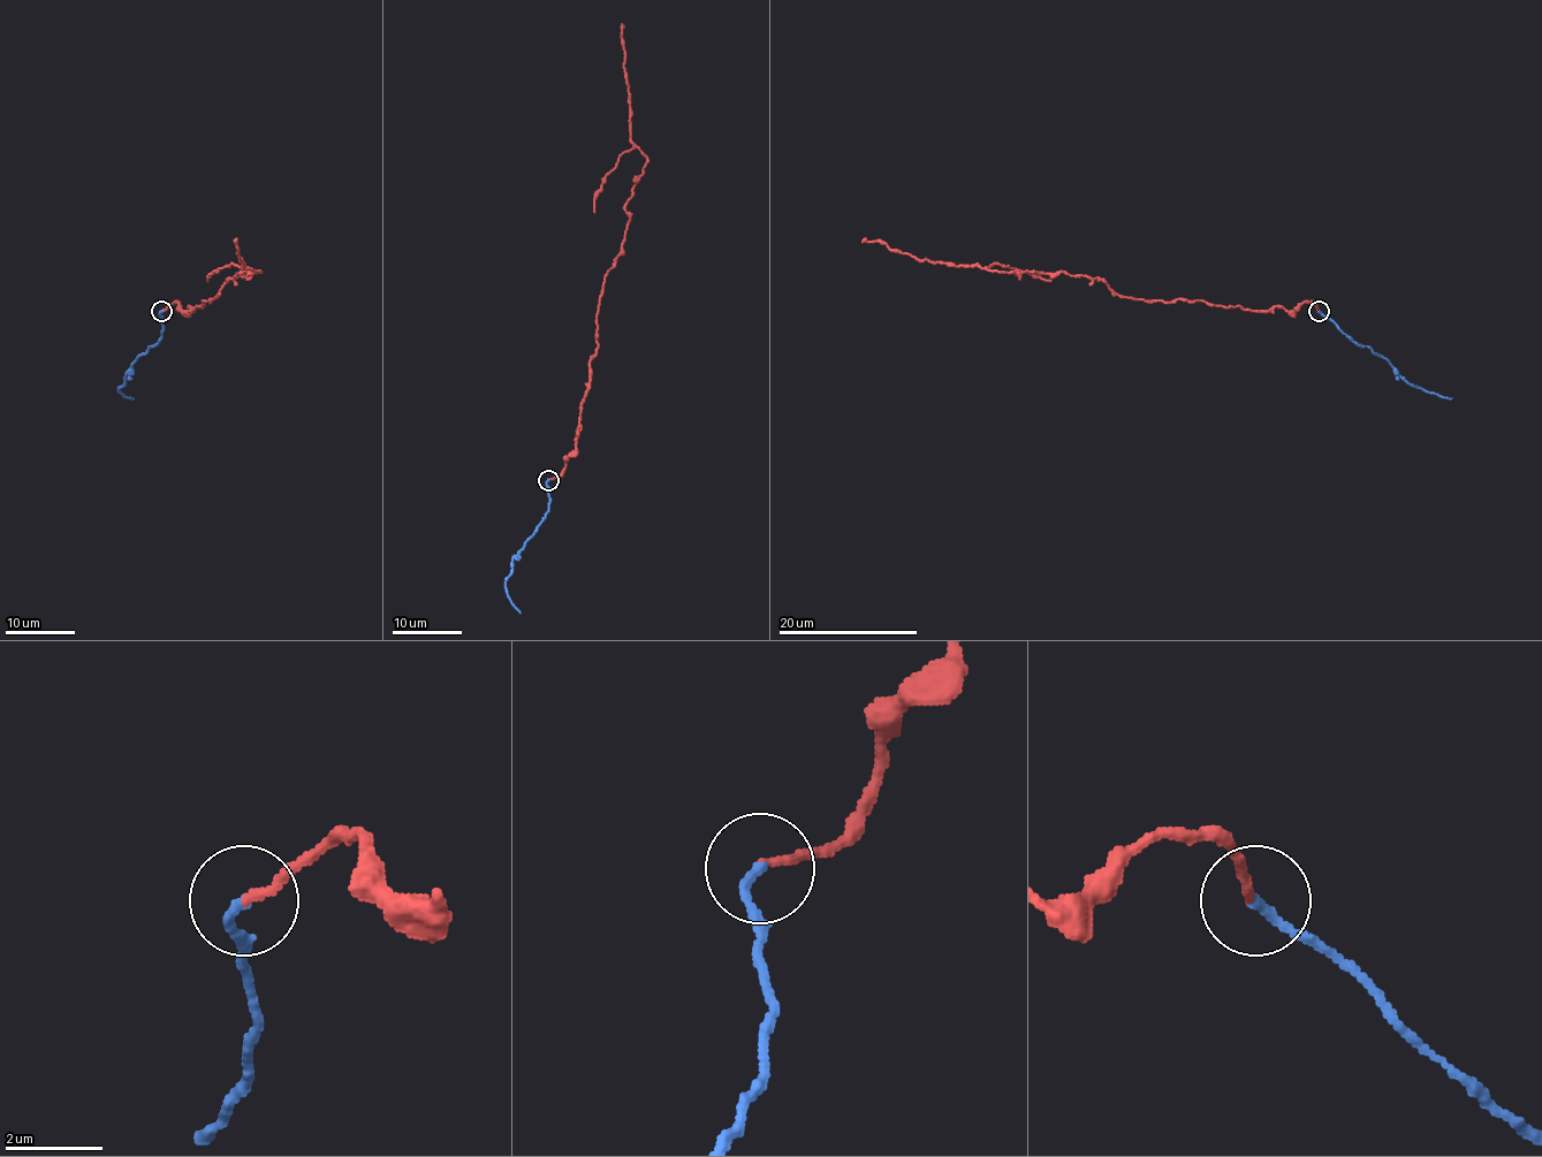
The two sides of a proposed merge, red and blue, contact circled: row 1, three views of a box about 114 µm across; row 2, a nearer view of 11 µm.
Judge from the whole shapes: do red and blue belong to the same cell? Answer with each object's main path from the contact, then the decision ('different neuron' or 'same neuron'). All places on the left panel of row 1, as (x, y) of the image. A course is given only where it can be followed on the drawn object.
red via (161, 311), (174, 302), (194, 311), (202, 302), (211, 302), (235, 275), (259, 271), (243, 265), (235, 243) | blue via (161, 311), (161, 339), (133, 363), (118, 389), (123, 396), (134, 397) | same neuron

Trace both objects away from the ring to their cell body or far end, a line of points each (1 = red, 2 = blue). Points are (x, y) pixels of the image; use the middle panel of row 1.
1: (548, 479), (561, 474), (577, 443), (599, 295), (646, 162), (630, 139), (622, 23)
2: (548, 479), (548, 512), (513, 560), (513, 570), (504, 583), (510, 603), (521, 614)

